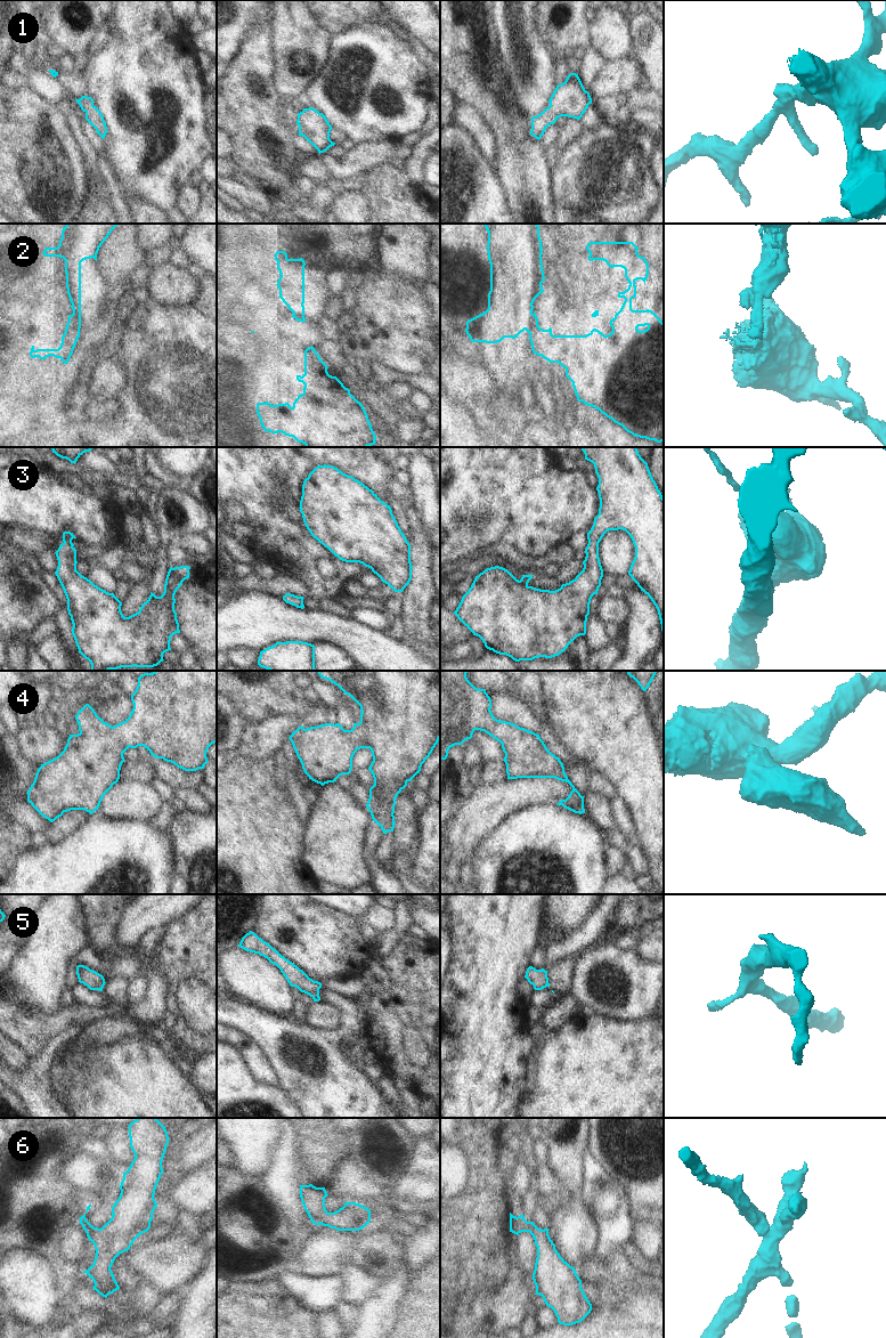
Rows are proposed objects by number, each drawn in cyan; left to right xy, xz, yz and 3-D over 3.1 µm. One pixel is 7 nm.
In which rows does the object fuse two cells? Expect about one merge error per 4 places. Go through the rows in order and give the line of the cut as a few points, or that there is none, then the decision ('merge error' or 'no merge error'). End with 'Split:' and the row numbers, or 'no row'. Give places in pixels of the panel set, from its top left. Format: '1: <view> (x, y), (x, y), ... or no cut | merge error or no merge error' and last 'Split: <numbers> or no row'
1: no cut | no merge error
2: yz (533, 314), (529, 324), (525, 329) | merge error
3: no cut | no merge error
4: no cut | no merge error
5: no cut | no merge error
6: no cut | no merge error
Split: 2

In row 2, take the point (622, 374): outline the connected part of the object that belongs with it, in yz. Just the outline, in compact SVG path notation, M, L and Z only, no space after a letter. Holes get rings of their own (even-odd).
M590 242L586 246L588 260L603 260L611 268L625 269L628 289L618 293L618 298L625 301L615 317L610 319L612 332L604 335L593 329L586 335L553 335L552 329L543 330L538 325L536 313L530 318L530 325L526 329L529 333L531 350L550 363L559 363L566 368L566 376L572 382L578 402L599 409L615 423L621 425L635 437L664 441L664 323L652 310L633 310L632 299L636 297L637 279L645 281L649 275L649 265L644 257L637 253L639 248L633 242Z

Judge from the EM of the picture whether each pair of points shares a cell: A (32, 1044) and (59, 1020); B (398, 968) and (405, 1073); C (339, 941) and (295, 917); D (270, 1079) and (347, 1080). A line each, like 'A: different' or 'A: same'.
A: same
B: same
C: same
D: different

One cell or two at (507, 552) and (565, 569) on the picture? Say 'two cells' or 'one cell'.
two cells

